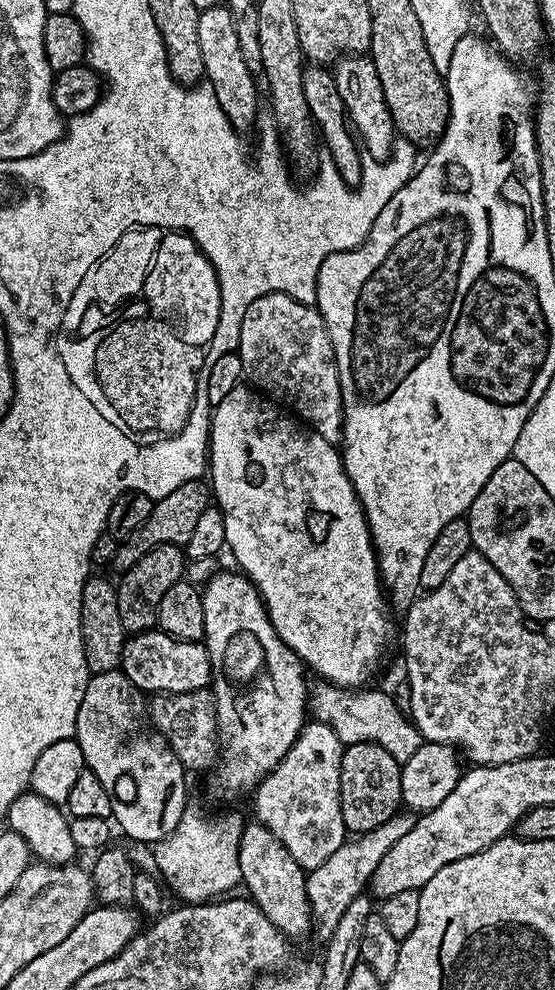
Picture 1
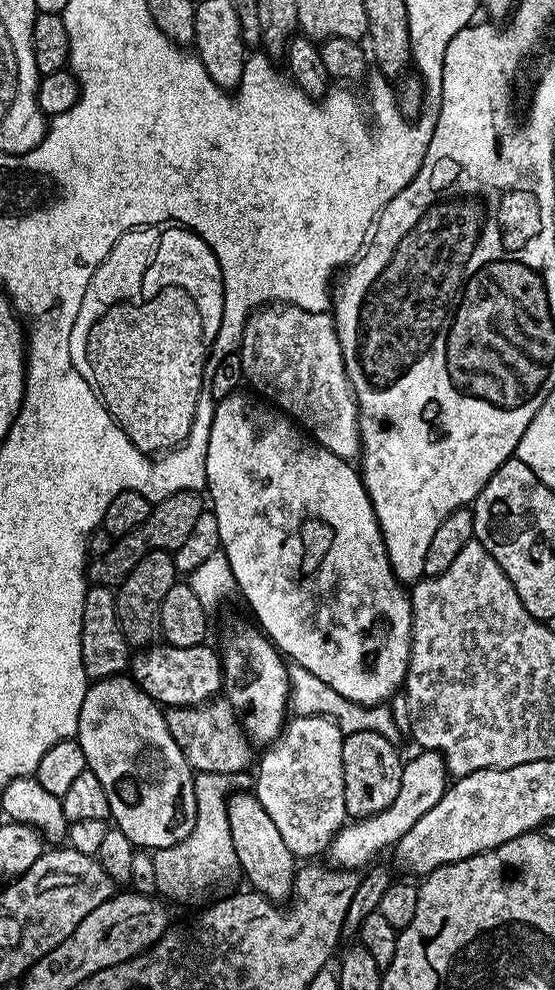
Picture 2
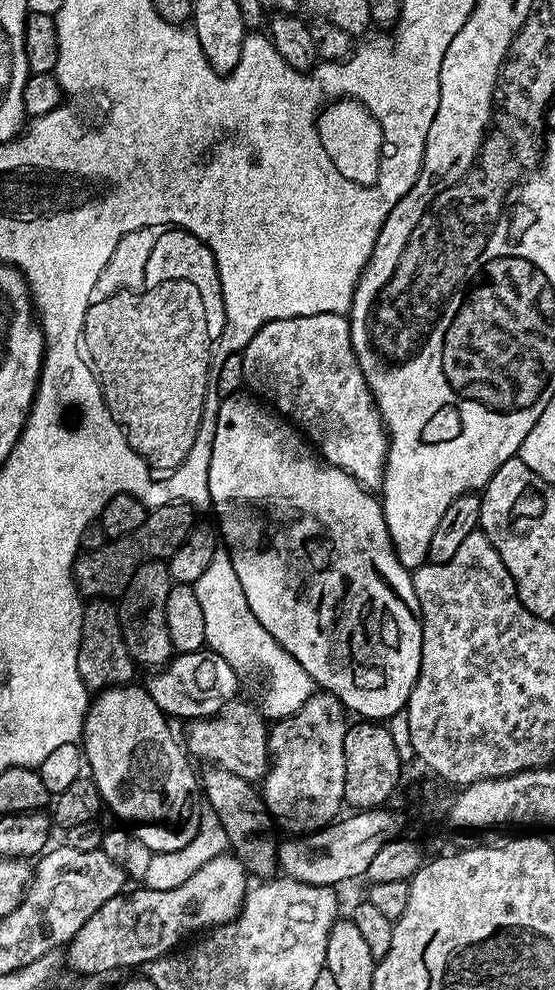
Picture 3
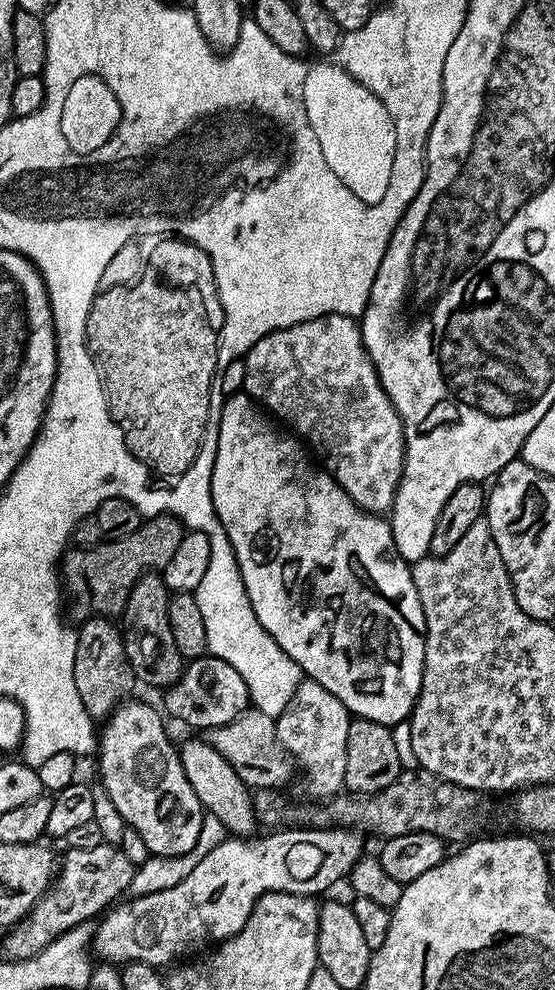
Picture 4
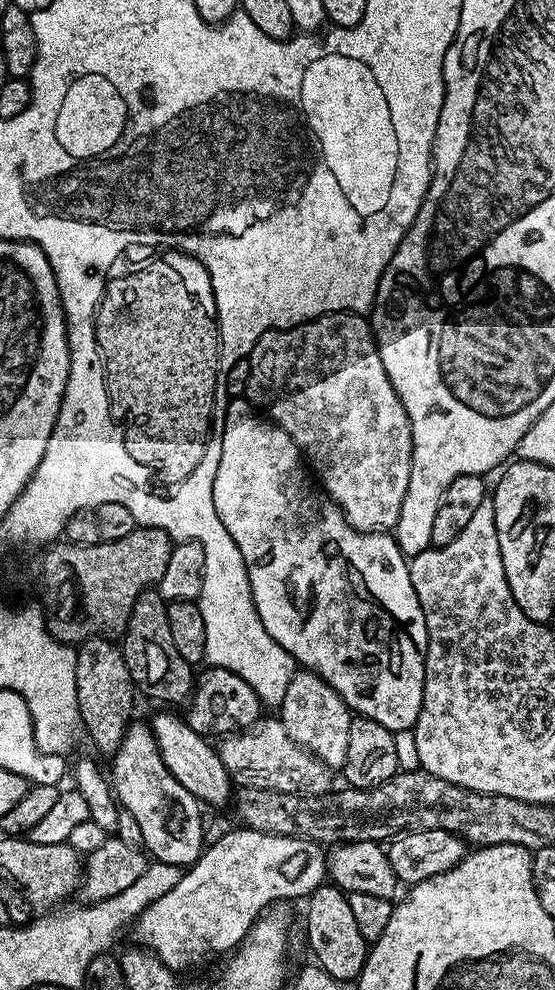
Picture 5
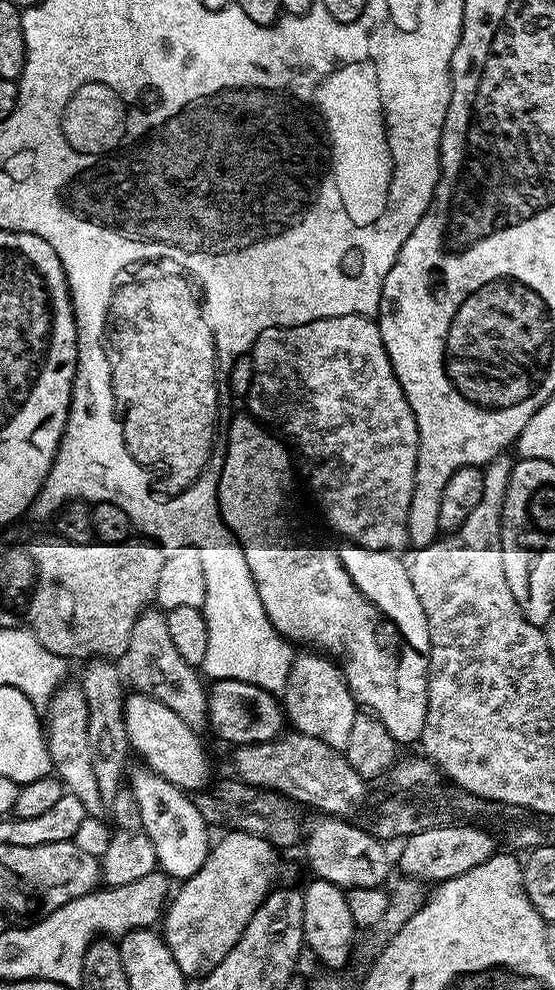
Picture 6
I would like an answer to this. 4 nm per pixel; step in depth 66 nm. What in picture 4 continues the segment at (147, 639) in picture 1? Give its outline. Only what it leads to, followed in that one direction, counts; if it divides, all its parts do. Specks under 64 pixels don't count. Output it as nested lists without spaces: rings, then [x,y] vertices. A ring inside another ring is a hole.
[[[211,654],[187,661],[184,673],[166,689],[163,696],[165,708],[163,711],[169,717],[172,715],[174,719],[201,730],[226,726],[250,707],[246,682],[242,674],[238,674],[238,670],[230,666],[230,662],[222,662],[222,658]]]

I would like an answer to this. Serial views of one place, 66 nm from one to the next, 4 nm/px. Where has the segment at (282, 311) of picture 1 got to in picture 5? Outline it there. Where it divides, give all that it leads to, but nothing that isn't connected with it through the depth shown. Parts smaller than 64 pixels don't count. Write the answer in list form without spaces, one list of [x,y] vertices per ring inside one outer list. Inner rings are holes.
[[[330,312],[326,316],[319,316],[317,320],[307,320],[304,324],[295,324],[292,328],[274,328],[271,332],[262,334],[262,338],[258,338],[258,342],[252,345],[252,351],[247,359],[250,362],[250,378],[246,389],[248,403],[263,413],[272,423],[282,430],[286,430],[286,434],[290,434],[293,442],[300,447],[301,457],[314,473],[318,484],[318,479],[320,479],[319,487],[322,489],[323,495],[338,505],[349,526],[357,528],[359,532],[383,532],[395,529],[398,514],[402,514],[402,498],[406,498],[406,486],[410,486],[412,423],[386,374],[386,366],[382,366],[376,337],[372,335],[371,323],[363,315],[355,312]]]

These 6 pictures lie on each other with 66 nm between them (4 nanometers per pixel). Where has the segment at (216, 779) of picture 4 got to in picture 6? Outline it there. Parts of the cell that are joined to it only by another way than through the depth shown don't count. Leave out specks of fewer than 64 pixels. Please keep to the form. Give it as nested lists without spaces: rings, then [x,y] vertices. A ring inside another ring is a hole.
[[[133,691],[124,702],[124,721],[131,751],[144,759],[141,761],[150,771],[189,794],[201,791],[209,783],[212,768],[208,765],[208,754],[200,742],[201,737],[186,726],[170,706],[162,706],[162,702],[143,692]]]

